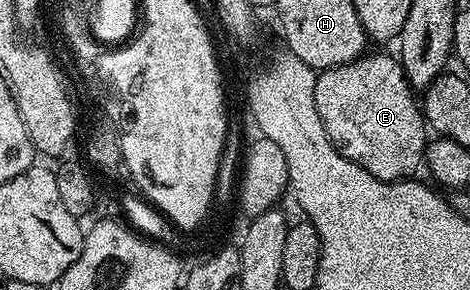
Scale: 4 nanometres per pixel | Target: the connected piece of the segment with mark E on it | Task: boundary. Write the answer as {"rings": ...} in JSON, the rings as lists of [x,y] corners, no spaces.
{"rings":[[[367,52],[362,57],[352,60],[343,66],[334,66],[331,70],[323,70],[316,77],[314,99],[316,112],[324,124],[324,132],[332,140],[332,144],[348,160],[360,164],[364,172],[376,176],[385,182],[401,182],[409,179],[424,162],[428,145],[428,127],[422,116],[422,107],[410,81],[406,79],[406,70],[401,61],[393,53],[373,54]]]}

